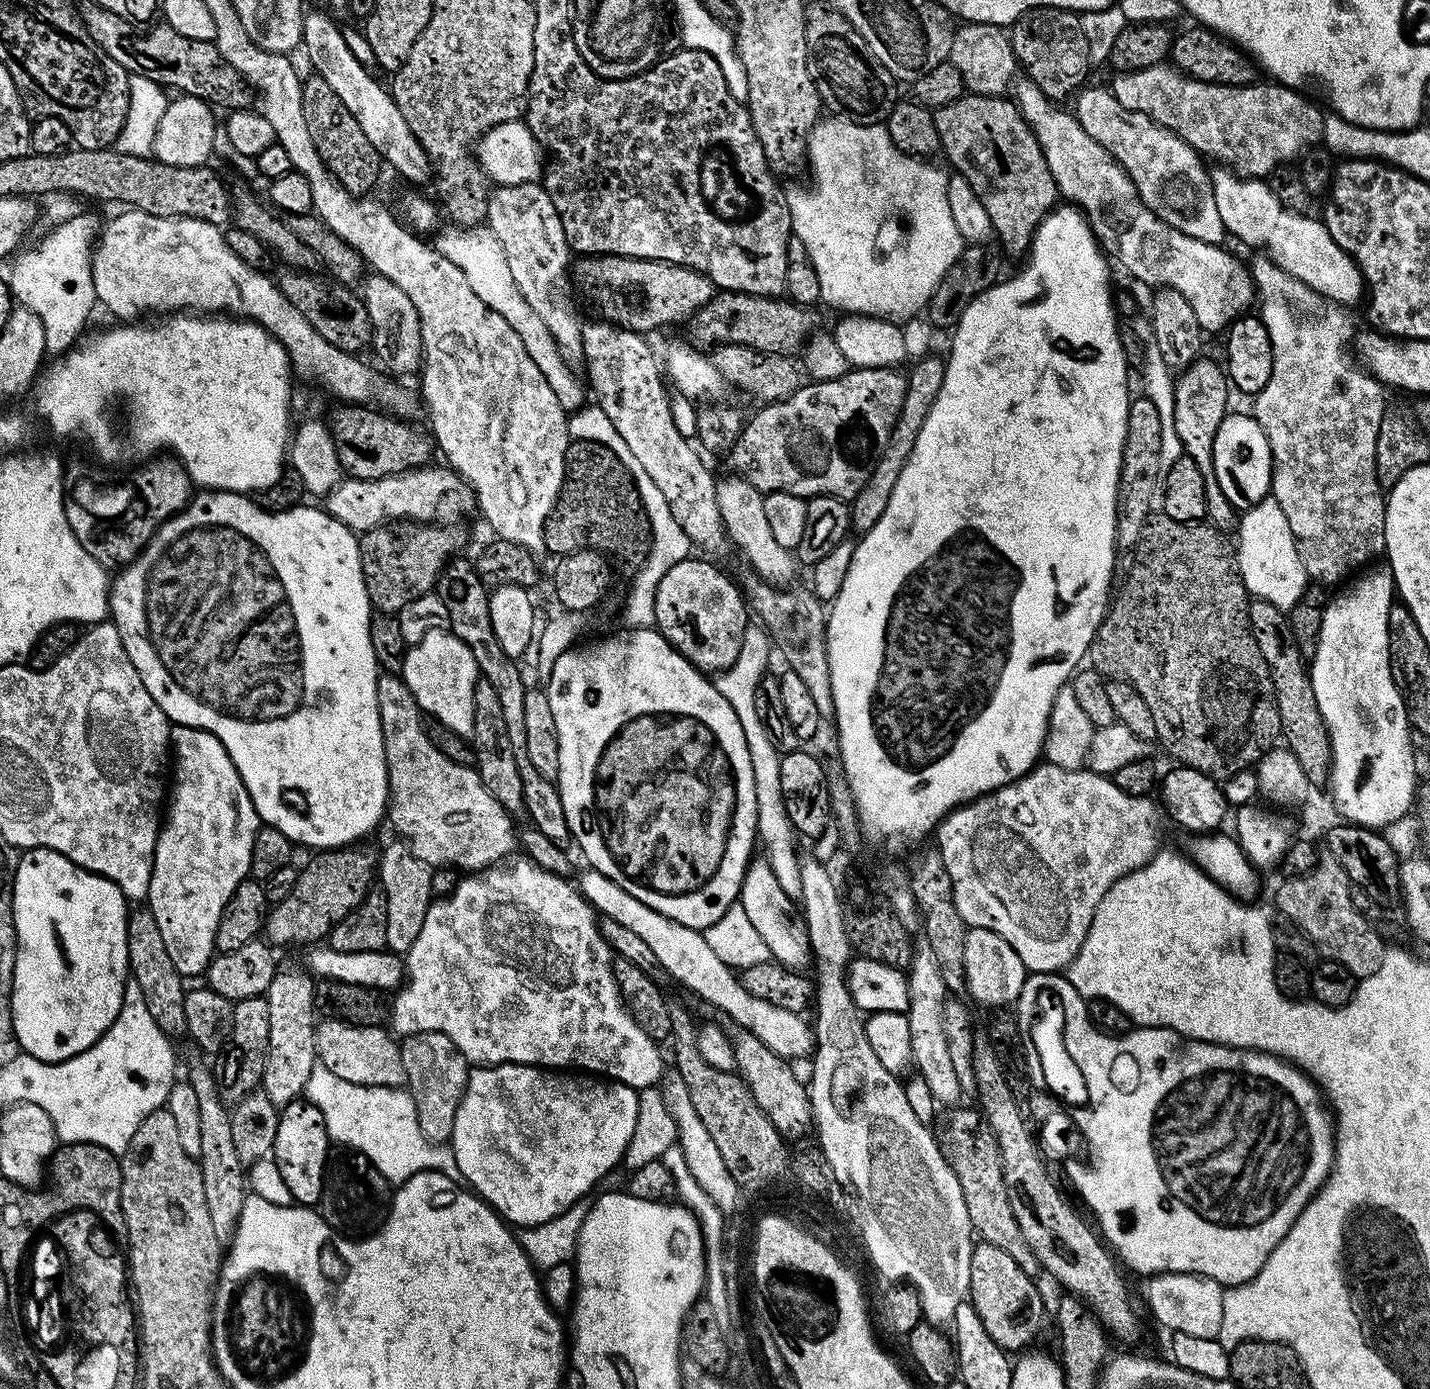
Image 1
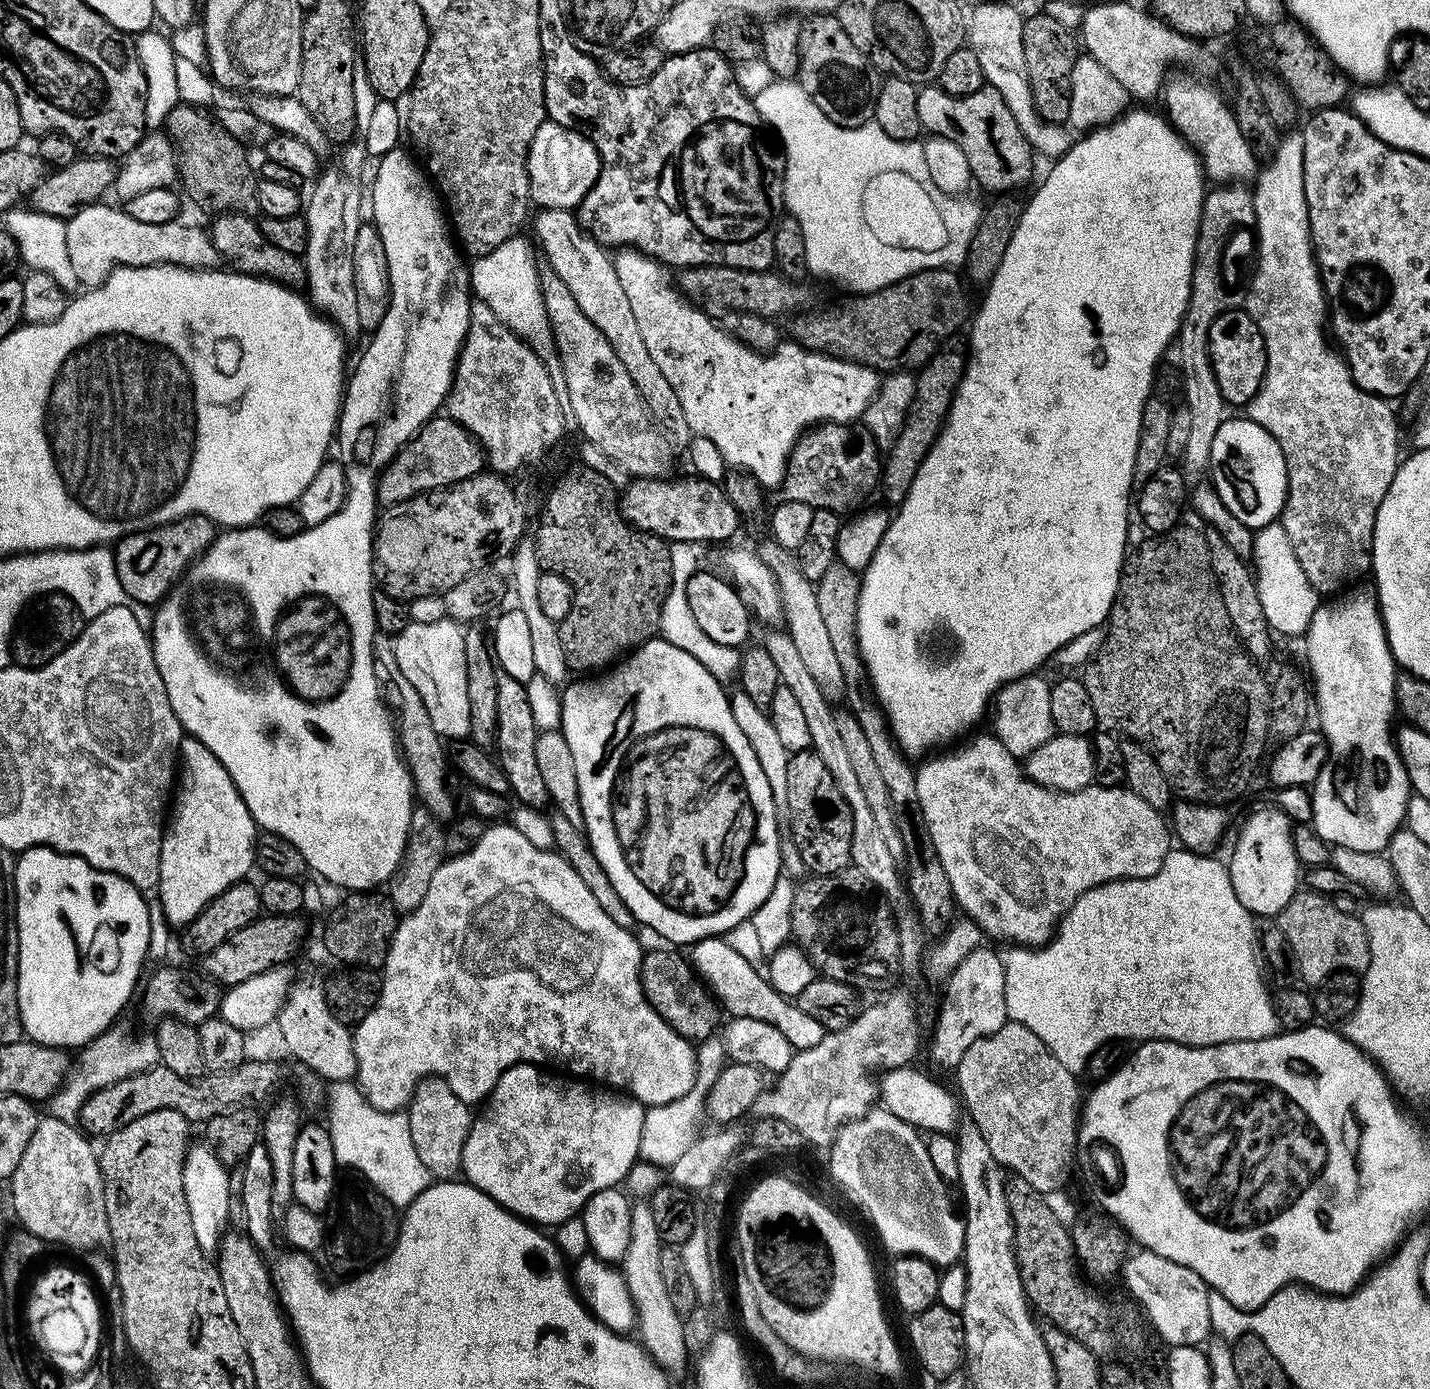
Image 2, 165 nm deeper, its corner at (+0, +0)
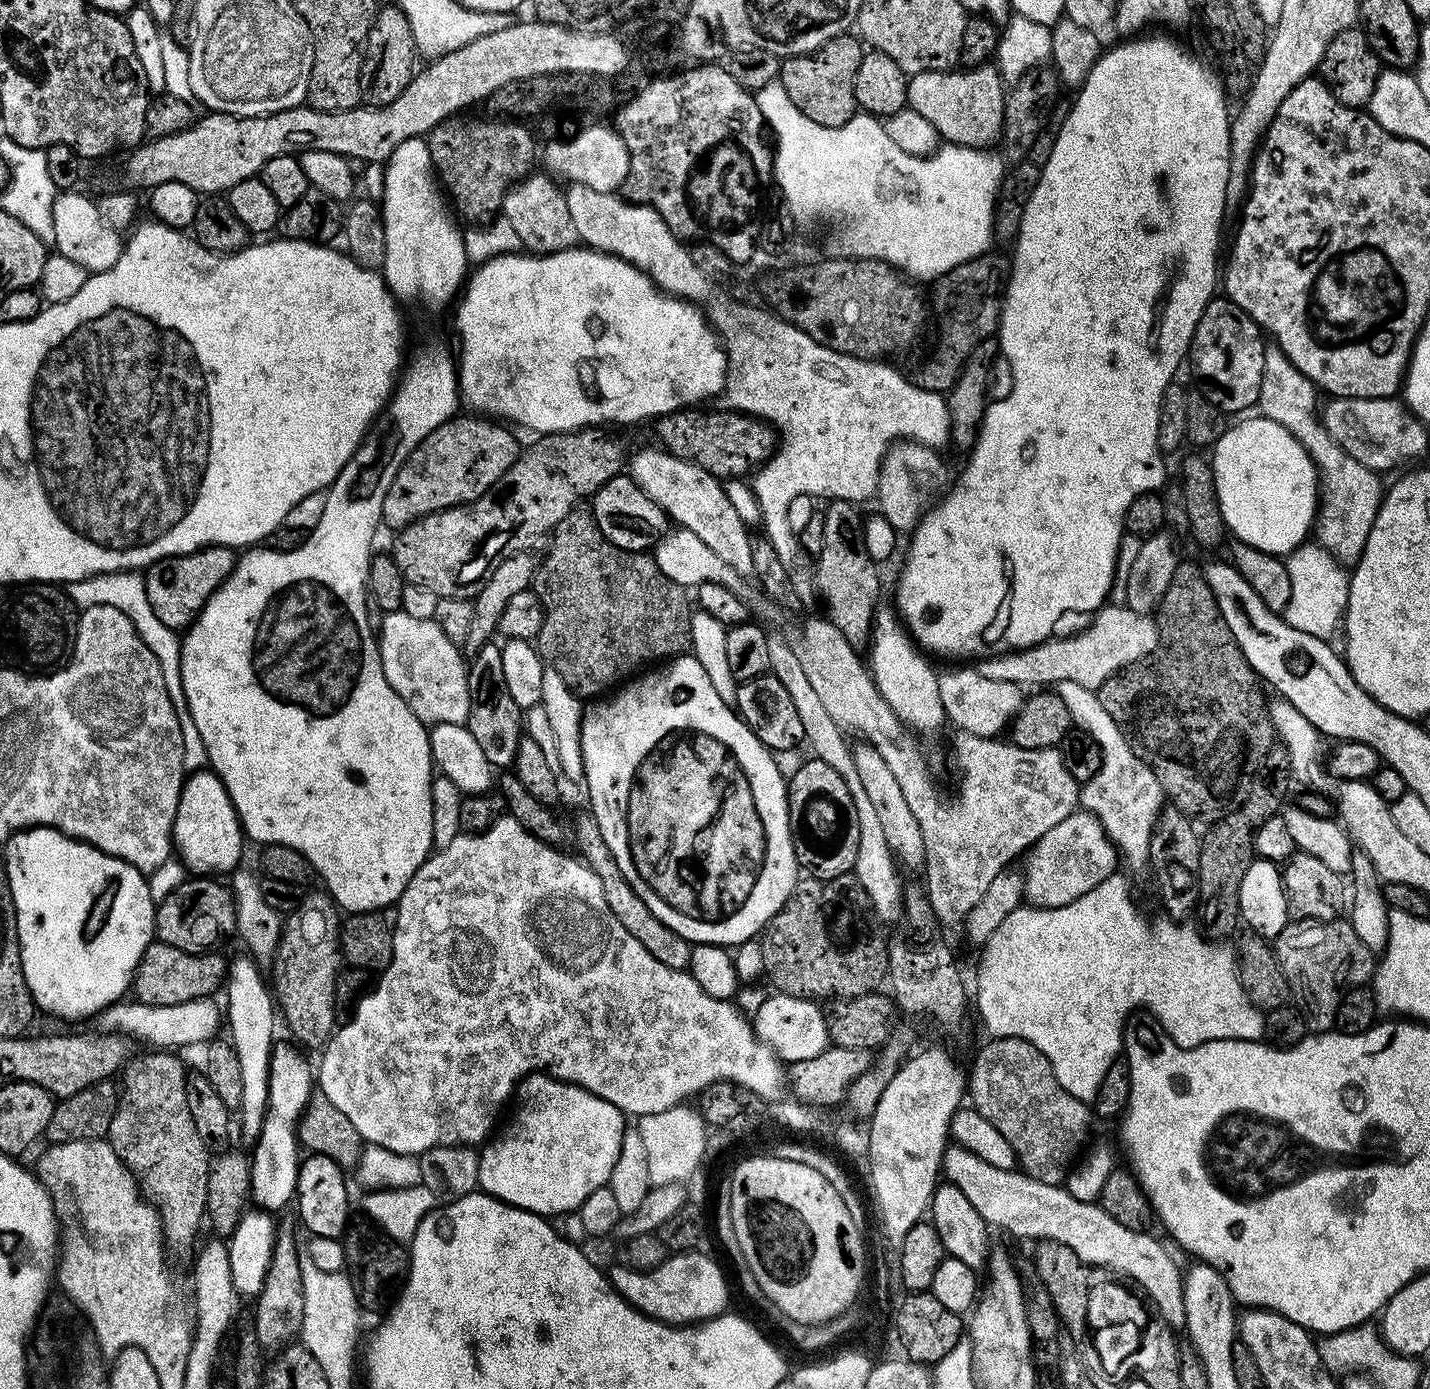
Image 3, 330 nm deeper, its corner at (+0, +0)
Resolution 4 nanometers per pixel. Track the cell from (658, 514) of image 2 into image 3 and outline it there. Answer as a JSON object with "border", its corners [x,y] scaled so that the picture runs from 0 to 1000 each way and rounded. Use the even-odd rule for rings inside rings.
{"border":[[[441,342],[430,343],[424,350],[413,358],[414,372],[418,376],[418,382],[429,393],[438,397],[453,397],[458,395],[460,389],[468,382],[467,371],[458,363],[451,354],[443,347]]]}

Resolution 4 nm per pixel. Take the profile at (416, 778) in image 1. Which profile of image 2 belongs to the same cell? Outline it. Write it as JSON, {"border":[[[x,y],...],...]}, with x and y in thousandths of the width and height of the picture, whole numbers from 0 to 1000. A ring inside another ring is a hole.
{"border":[[[264,454],[259,462],[259,472],[262,488],[266,493],[267,503],[276,519],[280,544],[283,545],[285,557],[288,559],[290,572],[293,578],[300,582],[304,587],[315,588],[316,570],[313,567],[315,550],[312,546],[312,539],[309,531],[303,526],[301,515],[298,514],[298,508],[295,508],[295,501],[292,500],[292,497],[290,497],[288,492],[278,480],[275,459]]]}

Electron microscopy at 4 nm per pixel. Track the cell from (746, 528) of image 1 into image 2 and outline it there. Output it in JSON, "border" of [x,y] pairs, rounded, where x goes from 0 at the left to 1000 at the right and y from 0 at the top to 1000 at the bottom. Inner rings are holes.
{"border":[[[536,389],[532,395],[529,395],[531,403],[542,413],[543,420],[545,422],[545,433],[548,435],[548,447],[550,454],[557,466],[561,477],[565,480],[576,501],[586,502],[590,499],[591,491],[589,490],[589,482],[587,482],[586,474],[584,473],[581,466],[580,459],[578,459],[578,451],[576,449],[575,442],[573,441],[570,421],[561,413],[556,401],[541,389]]]}

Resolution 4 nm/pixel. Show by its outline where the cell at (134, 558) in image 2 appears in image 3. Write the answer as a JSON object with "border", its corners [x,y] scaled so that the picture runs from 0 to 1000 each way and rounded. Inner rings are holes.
{"border":[[[148,392],[145,395],[139,395],[138,397],[117,400],[104,406],[100,413],[102,431],[105,431],[105,437],[108,438],[110,448],[124,454],[134,451],[144,433],[157,421],[166,402],[166,395],[159,392]]]}

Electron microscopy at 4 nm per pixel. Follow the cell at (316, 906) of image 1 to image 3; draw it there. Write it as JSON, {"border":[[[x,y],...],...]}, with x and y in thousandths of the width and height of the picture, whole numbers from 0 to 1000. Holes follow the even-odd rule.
{"border":[[[107,678],[99,687],[94,703],[94,719],[105,724],[121,724],[136,719],[148,718],[158,706],[160,692],[153,688],[153,685],[131,685],[124,681]]]}

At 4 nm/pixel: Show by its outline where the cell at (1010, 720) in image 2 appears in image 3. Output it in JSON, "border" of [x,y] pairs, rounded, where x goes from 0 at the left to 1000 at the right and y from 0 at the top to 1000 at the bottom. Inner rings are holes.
{"border":[[[666,479],[664,484],[658,483],[656,490],[656,500],[659,503],[659,508],[660,509],[660,515],[662,521],[666,521],[666,525],[678,527],[682,530],[686,530],[690,533],[699,531],[699,527],[707,522],[708,518],[712,514],[712,511],[716,508],[717,498],[714,493],[709,491],[698,491],[697,489],[692,489],[685,487],[682,480],[678,479]]]}

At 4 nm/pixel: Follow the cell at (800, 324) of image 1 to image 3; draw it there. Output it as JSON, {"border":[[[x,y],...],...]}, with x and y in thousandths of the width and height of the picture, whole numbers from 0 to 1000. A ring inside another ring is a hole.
{"border":[[[689,183],[683,184],[680,187],[673,189],[670,192],[667,192],[667,194],[664,194],[661,199],[657,199],[651,205],[652,213],[650,210],[650,222],[657,230],[657,251],[655,253],[652,259],[649,259],[639,270],[639,275],[645,281],[650,281],[662,284],[665,282],[669,274],[674,267],[674,261],[678,258],[678,255],[685,249],[685,248],[692,243],[697,241],[699,235],[699,222],[702,215],[702,209],[705,206],[705,197],[706,195],[706,187],[703,184],[694,184],[694,183]]]}

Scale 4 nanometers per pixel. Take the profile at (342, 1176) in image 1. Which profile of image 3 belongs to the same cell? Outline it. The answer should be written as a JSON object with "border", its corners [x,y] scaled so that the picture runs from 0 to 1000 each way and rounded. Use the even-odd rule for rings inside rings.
{"border":[[[257,877],[247,878],[243,882],[243,886],[239,891],[241,906],[243,910],[242,918],[246,922],[249,930],[249,937],[255,945],[268,945],[273,937],[278,933],[278,929],[282,928],[285,922],[285,909],[287,901],[282,895],[271,890]]]}

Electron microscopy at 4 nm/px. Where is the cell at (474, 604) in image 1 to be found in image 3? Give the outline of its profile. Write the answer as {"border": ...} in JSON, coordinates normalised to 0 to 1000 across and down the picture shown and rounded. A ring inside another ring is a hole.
{"border":[[[342,462],[336,465],[335,469],[329,473],[327,479],[327,496],[329,497],[329,514],[327,515],[327,524],[331,530],[334,536],[343,550],[350,554],[355,554],[359,552],[361,541],[365,531],[365,511],[359,503],[357,503],[357,497],[354,497],[354,485],[351,485],[350,464],[347,462]]]}

